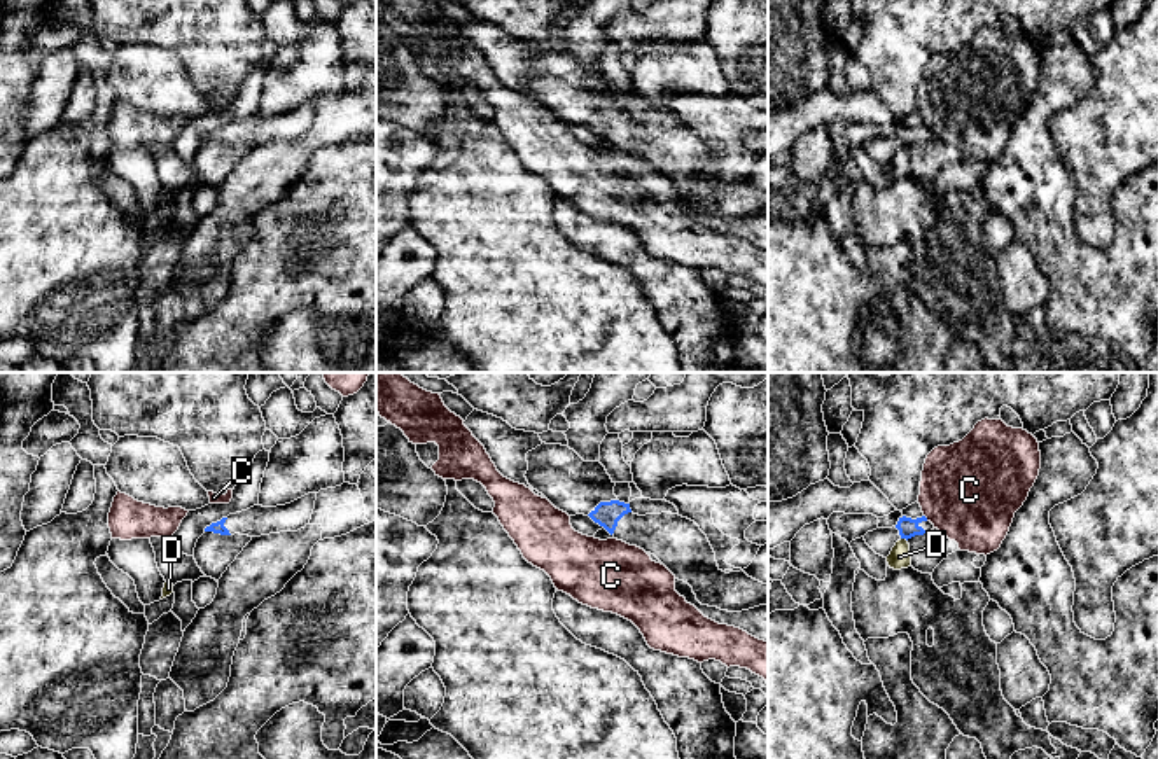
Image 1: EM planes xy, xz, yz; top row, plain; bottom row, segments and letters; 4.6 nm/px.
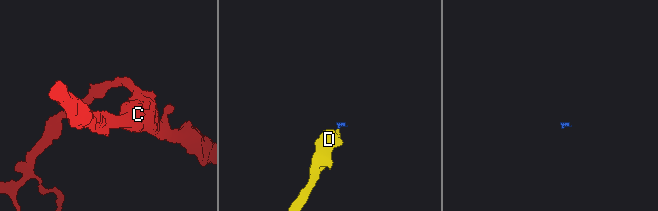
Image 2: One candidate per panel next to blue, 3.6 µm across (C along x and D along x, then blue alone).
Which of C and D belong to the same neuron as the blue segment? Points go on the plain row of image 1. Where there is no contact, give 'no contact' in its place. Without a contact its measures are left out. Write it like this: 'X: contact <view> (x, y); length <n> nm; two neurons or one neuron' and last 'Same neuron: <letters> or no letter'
C: contact yz (926, 126); length 40 nm; two neurons
D: contact yz (905, 146); length 40 nm; two neurons
Same neuron: no letter

